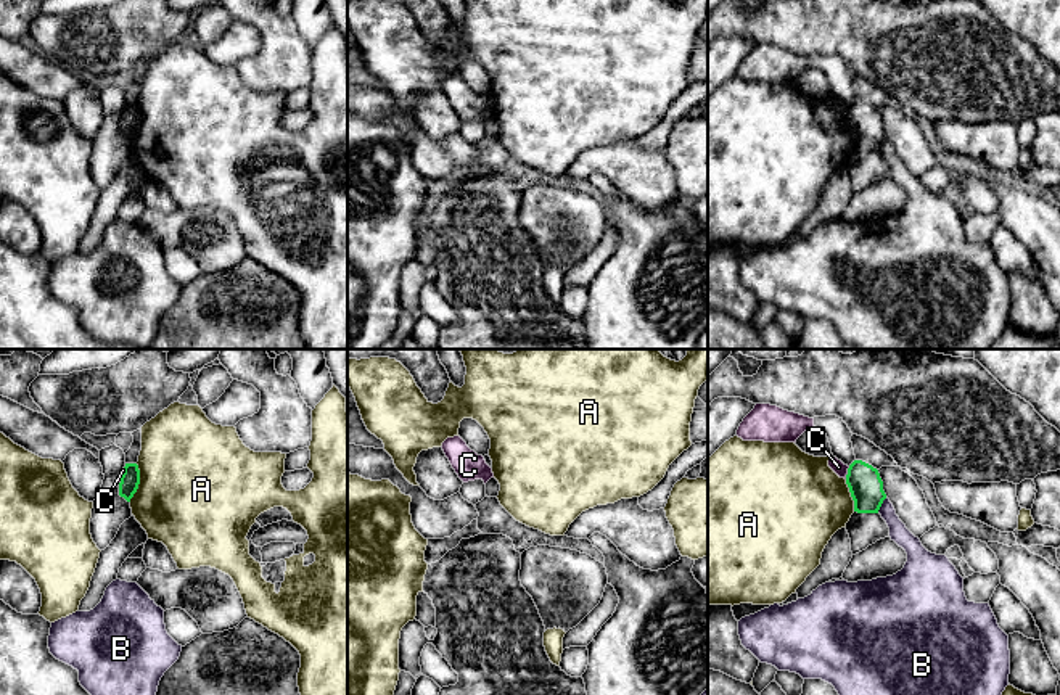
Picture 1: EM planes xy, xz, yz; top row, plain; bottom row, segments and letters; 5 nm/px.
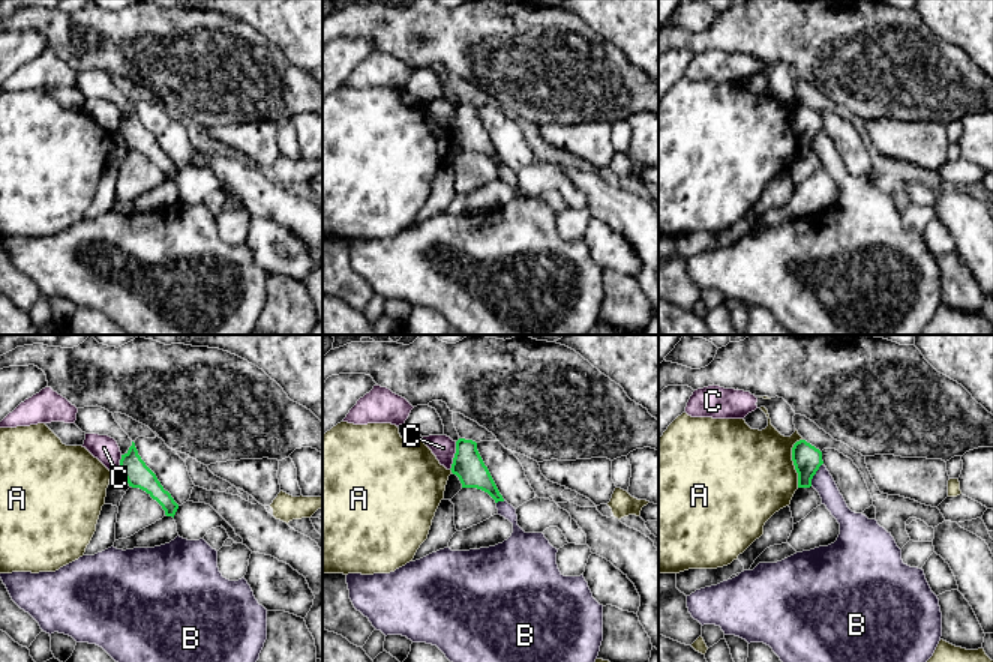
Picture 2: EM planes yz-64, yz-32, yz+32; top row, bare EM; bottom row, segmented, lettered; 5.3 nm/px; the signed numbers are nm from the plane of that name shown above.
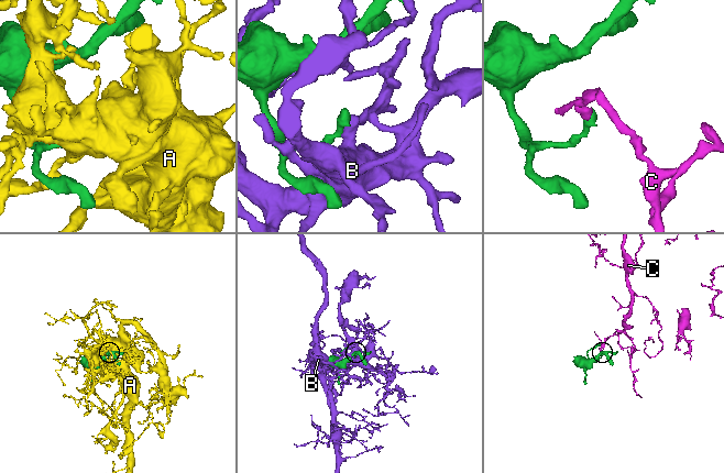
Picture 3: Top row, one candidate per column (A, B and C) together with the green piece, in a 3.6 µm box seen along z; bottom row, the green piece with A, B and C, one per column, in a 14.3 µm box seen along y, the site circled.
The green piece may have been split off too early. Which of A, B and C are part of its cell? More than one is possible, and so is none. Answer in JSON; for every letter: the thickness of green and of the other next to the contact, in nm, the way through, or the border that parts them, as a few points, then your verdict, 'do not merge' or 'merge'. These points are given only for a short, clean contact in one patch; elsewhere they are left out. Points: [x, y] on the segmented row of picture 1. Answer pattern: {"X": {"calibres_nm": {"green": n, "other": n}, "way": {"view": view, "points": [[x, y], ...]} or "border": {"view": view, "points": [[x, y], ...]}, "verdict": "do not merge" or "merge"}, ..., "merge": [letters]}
{"A": {"calibres_nm": {"green": 100, "other": 500}, "verdict": "do not merge"}, "B": {"calibres_nm": {"green": 170, "other": 90}, "verdict": "do not merge"}, "C": {"calibres_nm": {"green": 170, "other": 70}, "border": {"view": "yz", "points": [[850, 467], [845, 478]]}, "verdict": "do not merge"}, "merge": []}

